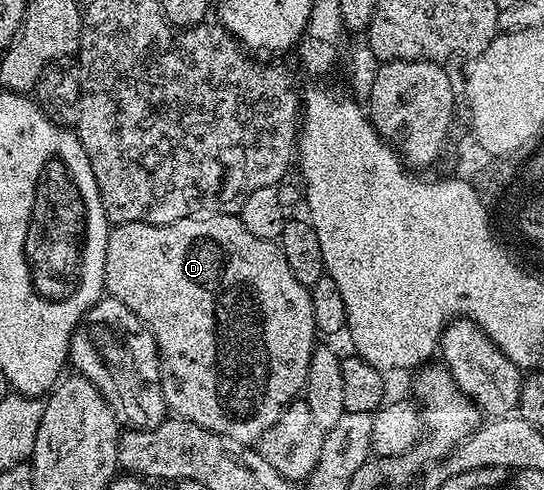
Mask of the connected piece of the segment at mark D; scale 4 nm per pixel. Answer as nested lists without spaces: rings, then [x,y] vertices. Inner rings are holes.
[[[211,213],[176,219],[172,223],[163,225],[129,221],[123,225],[113,226],[106,244],[104,283],[105,292],[120,303],[124,303],[124,307],[132,310],[152,331],[158,348],[158,361],[162,364],[162,394],[166,400],[167,410],[175,418],[190,420],[212,432],[246,443],[250,441],[248,440],[250,436],[251,438],[255,436],[253,423],[246,421],[253,413],[260,412],[265,405],[281,406],[291,395],[303,392],[308,375],[308,363],[316,344],[309,288],[302,285],[300,279],[296,279],[296,275],[292,275],[292,267],[288,267],[288,259],[284,259],[282,246],[277,241],[260,239],[252,235],[252,231],[248,231],[248,227],[244,227],[244,223],[237,216],[229,213]]]

